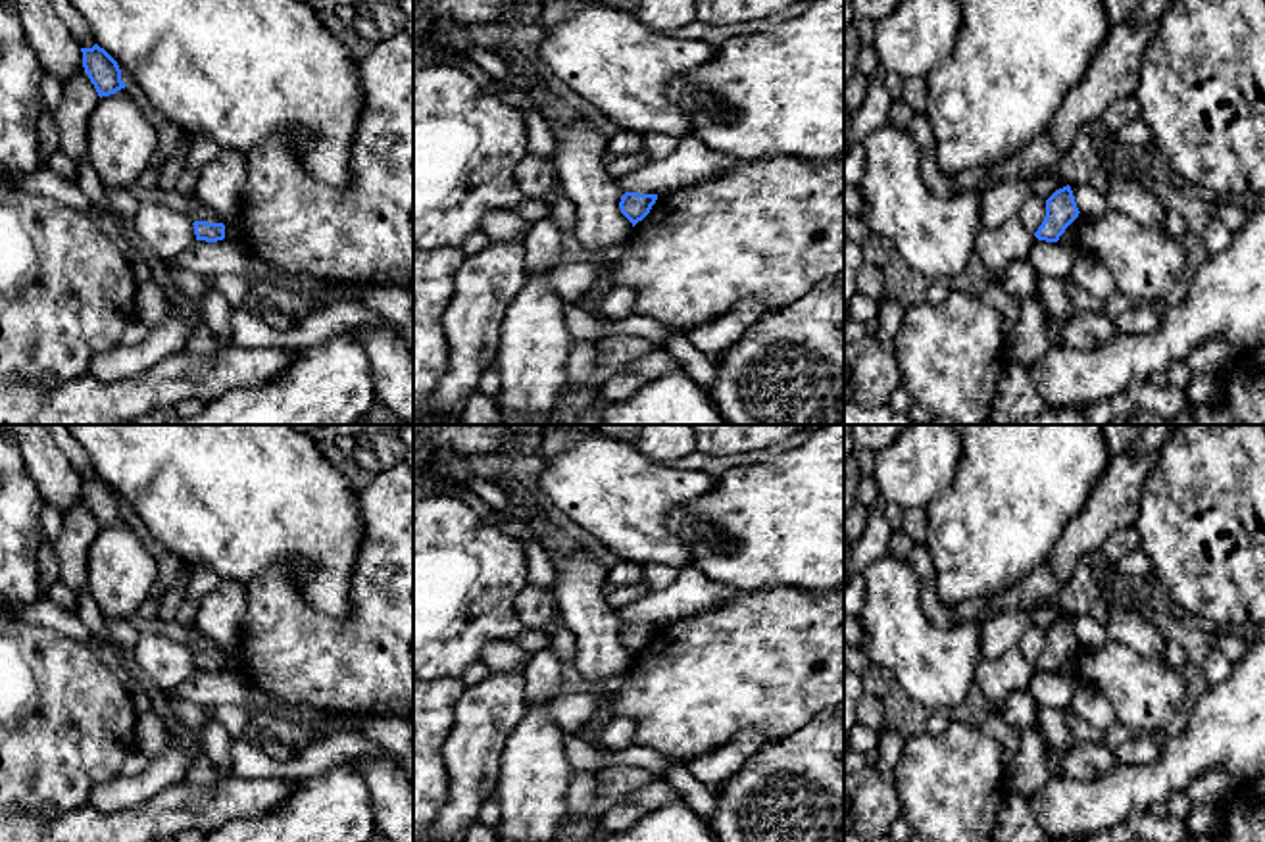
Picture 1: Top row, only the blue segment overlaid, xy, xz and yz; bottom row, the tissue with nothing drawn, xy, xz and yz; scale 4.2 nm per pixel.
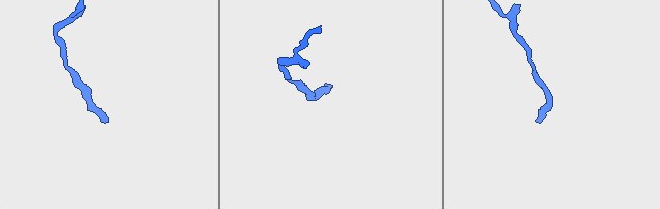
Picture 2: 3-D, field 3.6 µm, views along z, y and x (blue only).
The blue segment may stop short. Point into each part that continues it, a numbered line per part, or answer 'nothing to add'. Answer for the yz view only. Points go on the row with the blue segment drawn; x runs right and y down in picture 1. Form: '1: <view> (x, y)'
nothing to add

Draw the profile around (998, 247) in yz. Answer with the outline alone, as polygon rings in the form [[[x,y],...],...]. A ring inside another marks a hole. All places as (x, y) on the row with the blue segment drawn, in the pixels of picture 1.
[[[1019,215],[1009,217],[996,229],[982,229],[977,240],[977,252],[990,275],[992,285],[1002,283],[1009,261],[1029,256],[1038,238],[1030,233]]]

